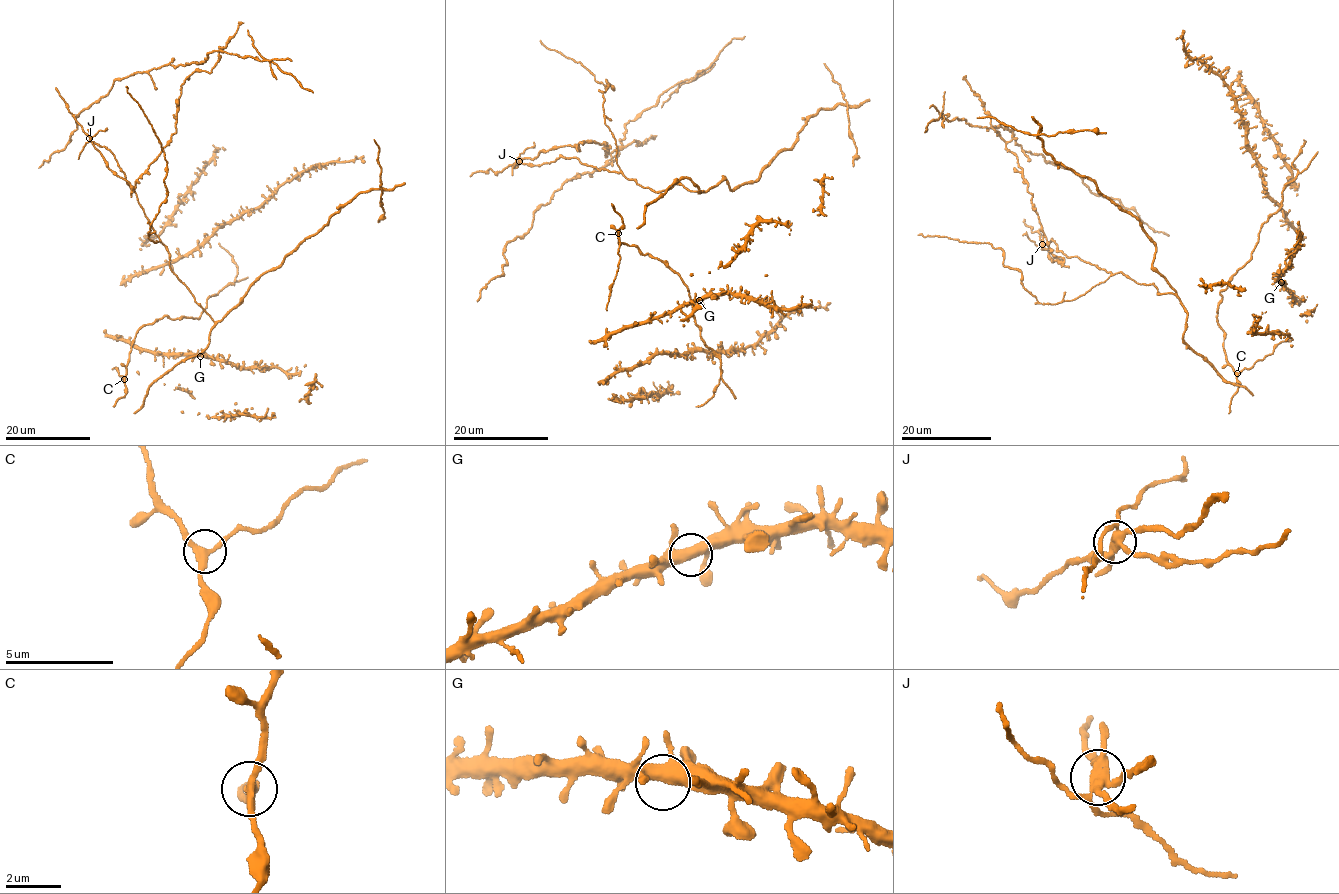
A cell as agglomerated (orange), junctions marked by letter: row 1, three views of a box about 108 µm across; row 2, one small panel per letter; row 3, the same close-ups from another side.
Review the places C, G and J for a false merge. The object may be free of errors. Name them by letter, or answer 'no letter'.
J

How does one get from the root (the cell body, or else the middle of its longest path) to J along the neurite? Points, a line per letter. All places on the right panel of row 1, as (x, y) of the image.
J: (1168, 293), (1159, 294), (1154, 285), (1136, 282), (1124, 273), (1114, 274), (1067, 257), (1052, 240), (1042, 244)

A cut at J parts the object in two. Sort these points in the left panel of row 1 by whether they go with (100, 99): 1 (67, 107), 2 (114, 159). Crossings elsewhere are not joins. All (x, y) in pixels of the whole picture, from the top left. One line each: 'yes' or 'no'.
1: no
2: no

